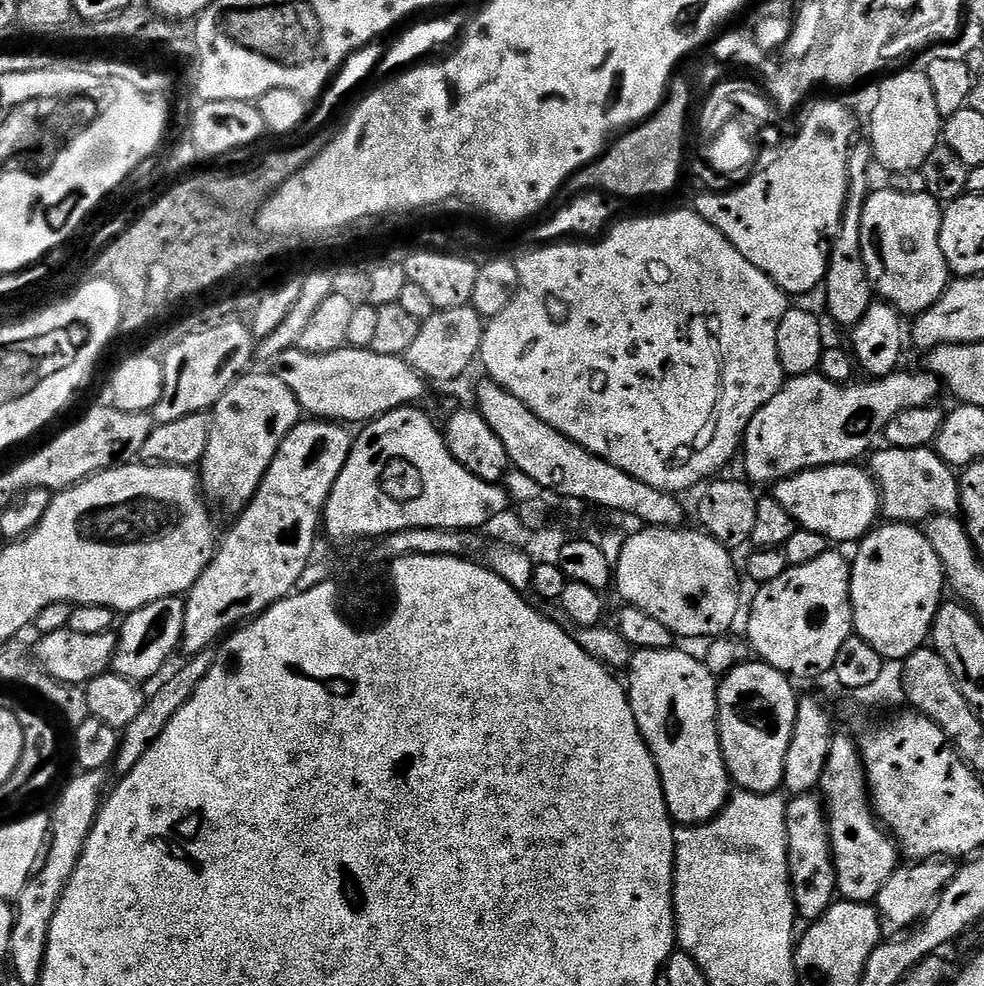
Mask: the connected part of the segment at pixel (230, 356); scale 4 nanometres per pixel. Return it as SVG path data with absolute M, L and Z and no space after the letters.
M231 318L219 324L208 324L204 329L194 330L190 335L177 339L177 344L162 356L164 373L162 374L162 398L153 406L150 413L156 424L178 422L178 418L186 418L186 414L208 412L226 394L228 387L239 377L249 371L248 363L254 360L254 337L247 323L239 324Z

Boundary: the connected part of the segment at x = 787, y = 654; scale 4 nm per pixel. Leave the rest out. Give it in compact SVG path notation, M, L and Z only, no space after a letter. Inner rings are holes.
M829 550L826 554L822 554L822 558L814 558L814 562L806 562L805 564L793 564L782 574L782 578L774 578L774 582L759 585L755 589L756 597L752 600L752 609L748 612L748 632L746 631L746 639L755 655L759 657L763 663L774 666L782 675L791 678L793 681L812 680L815 676L828 676L834 666L834 658L838 658L838 649L841 648L842 642L846 642L846 638L850 638L854 634L852 627L852 565L849 557L844 557L842 553L836 552L840 550Z

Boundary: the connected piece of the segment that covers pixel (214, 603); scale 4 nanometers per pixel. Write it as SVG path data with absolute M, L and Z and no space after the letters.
M304 418L294 426L294 430L290 430L290 434L286 434L258 490L252 495L252 501L239 513L237 520L240 521L225 536L223 533L212 561L208 563L206 570L202 570L198 582L194 582L194 586L186 593L182 641L185 657L196 656L202 650L212 648L221 639L219 636L223 632L231 633L237 626L259 617L296 592L296 583L302 570L306 570L313 559L316 532L318 536L322 528L324 507L334 490L334 482L338 482L338 474L342 474L346 458L350 458L354 436L347 430L349 431L340 422Z

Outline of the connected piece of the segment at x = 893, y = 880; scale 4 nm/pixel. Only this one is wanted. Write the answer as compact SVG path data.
M937 858L908 862L897 867L890 878L886 878L886 886L882 886L876 895L874 907L880 915L880 927L888 934L903 934L919 925L924 917L932 911L937 900L944 893L944 888L956 876L957 861L952 858Z

